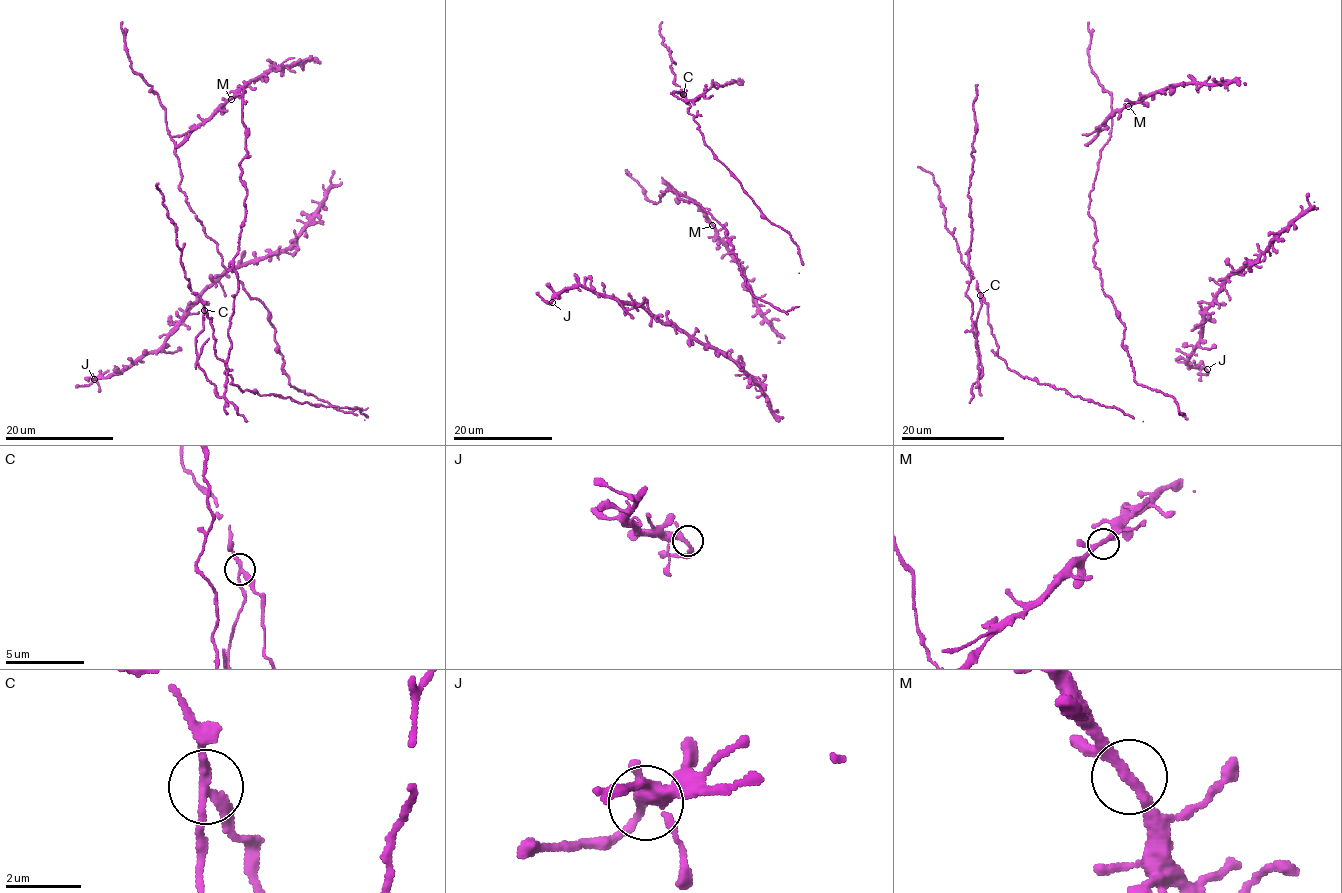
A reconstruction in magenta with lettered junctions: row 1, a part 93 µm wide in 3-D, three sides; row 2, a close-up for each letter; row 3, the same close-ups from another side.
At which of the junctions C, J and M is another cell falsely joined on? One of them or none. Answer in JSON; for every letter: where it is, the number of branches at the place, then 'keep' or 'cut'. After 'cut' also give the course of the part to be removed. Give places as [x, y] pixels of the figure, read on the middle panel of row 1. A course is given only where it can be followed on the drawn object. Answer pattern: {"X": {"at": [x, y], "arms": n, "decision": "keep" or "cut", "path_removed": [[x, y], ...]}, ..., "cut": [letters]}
{"C": {"at": [683, 94], "arms": 3, "decision": "cut", "path_removed": [[684, 94], [672, 94], [685, 102], [711, 83], [718, 88], [716, 82], [742, 81]]}, "J": {"at": [552, 302], "arms": 3, "decision": "keep"}, "M": {"at": [712, 225], "arms": 3, "decision": "keep"}, "cut": ["C"]}

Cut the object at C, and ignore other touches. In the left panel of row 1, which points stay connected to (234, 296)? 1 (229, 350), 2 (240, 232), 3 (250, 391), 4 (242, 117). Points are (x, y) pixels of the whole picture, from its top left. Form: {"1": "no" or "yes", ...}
{"1": "yes", "2": "yes", "3": "no", "4": "yes"}

